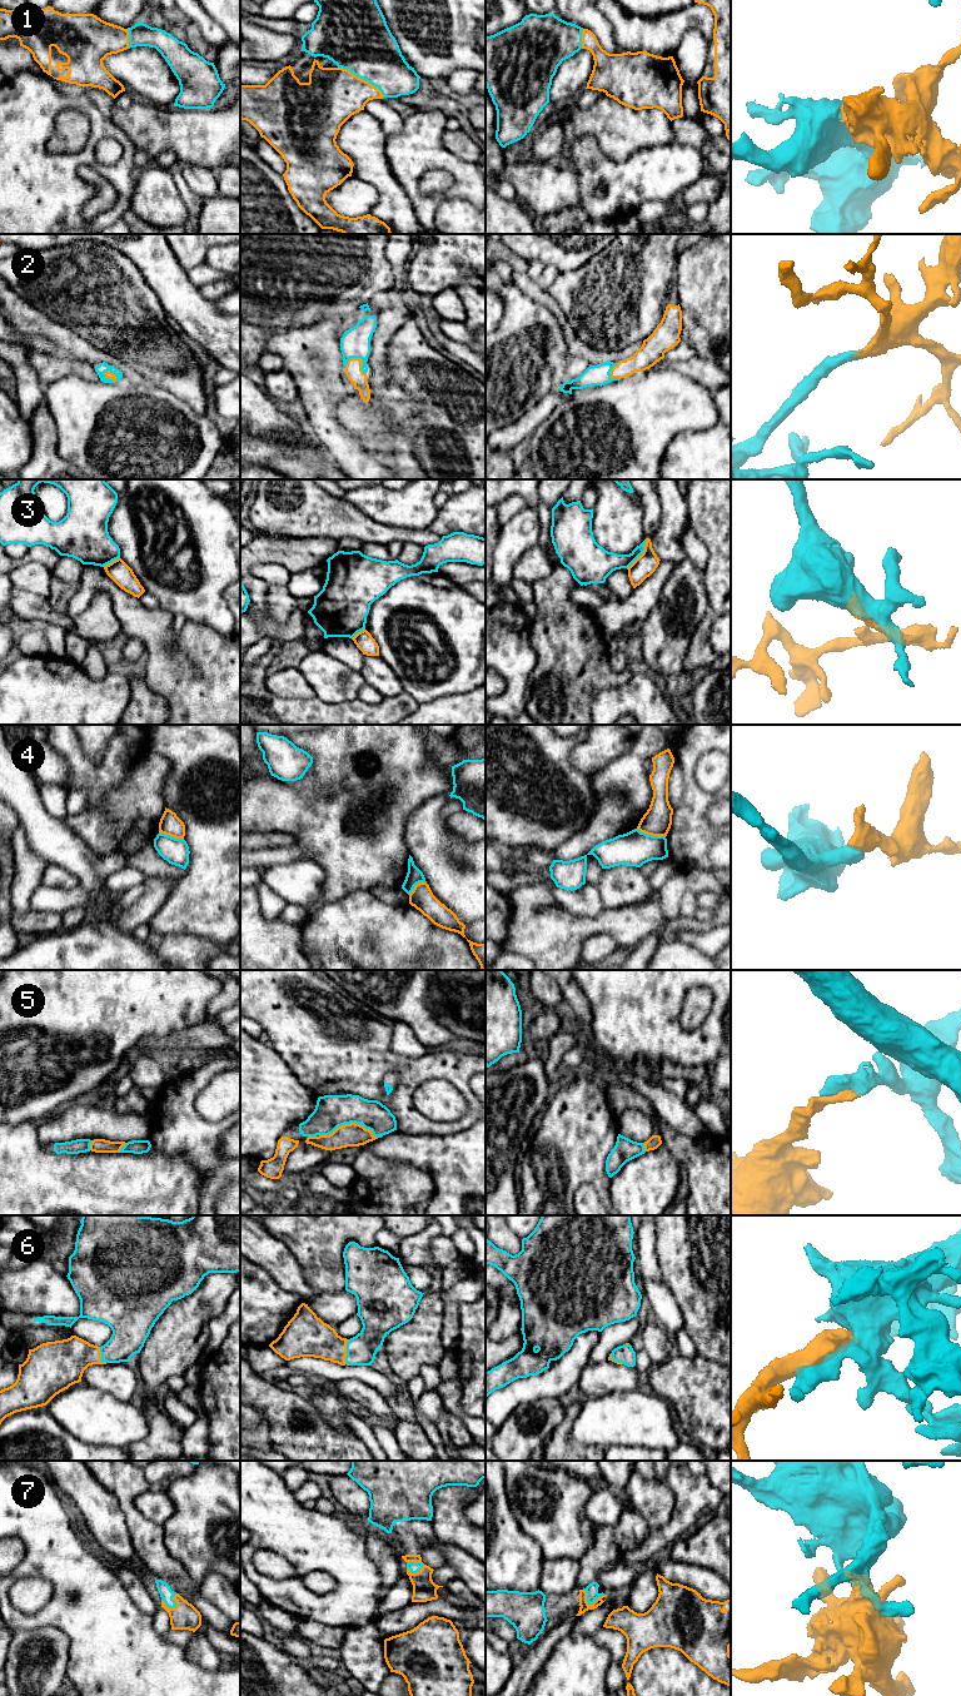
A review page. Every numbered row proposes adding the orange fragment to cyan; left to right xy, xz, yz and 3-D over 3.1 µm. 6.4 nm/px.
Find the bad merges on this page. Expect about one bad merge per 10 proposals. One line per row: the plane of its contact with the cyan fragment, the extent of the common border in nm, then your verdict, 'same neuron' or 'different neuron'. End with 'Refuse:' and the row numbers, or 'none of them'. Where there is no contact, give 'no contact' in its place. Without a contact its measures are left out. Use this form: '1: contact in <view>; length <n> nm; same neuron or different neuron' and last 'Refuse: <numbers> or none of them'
1: contact in xz; length 360 nm; same neuron
2: contact in xz; length 150 nm; same neuron
3: contact in yz; length 220 nm; different neuron
4: contact in yz; length 190 nm; different neuron
5: contact in xz; length 380 nm; same neuron
6: contact in xz; length 160 nm; same neuron
7: contact in xz; length 120 nm; same neuron
Refuse: 3, 4

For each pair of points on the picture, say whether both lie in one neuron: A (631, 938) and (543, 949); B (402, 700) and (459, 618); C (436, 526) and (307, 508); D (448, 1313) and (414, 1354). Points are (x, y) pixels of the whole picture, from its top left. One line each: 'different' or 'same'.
A: same
B: different
C: different
D: different

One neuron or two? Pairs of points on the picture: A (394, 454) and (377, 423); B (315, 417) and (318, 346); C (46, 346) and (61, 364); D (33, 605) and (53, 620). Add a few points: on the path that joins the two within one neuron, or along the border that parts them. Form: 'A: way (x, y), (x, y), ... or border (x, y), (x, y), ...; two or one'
A: way (391, 447), (378, 431); one
B: way (320, 399), (320, 386), (325, 378), (325, 363); one
C: border (34, 351), (56, 357); two
D: way (38, 610), (48, 616); one

